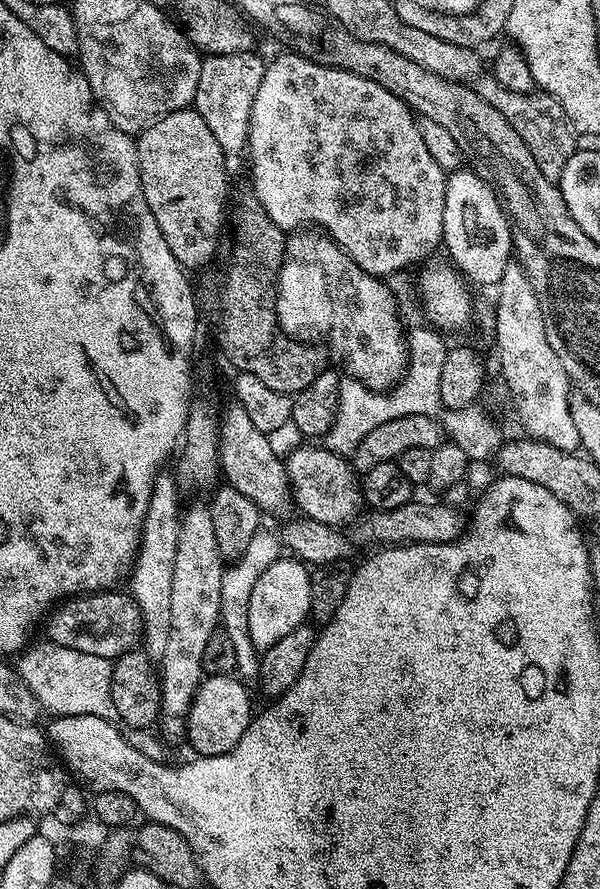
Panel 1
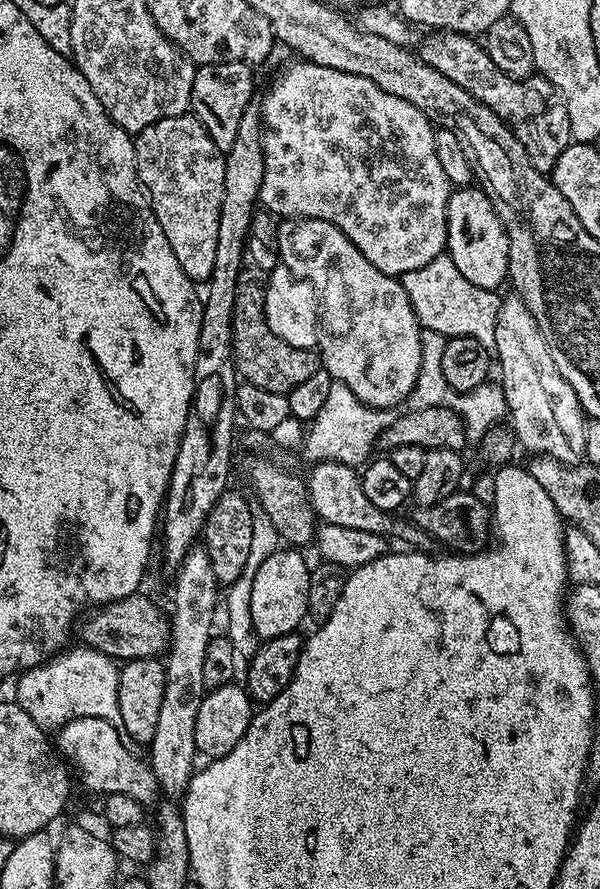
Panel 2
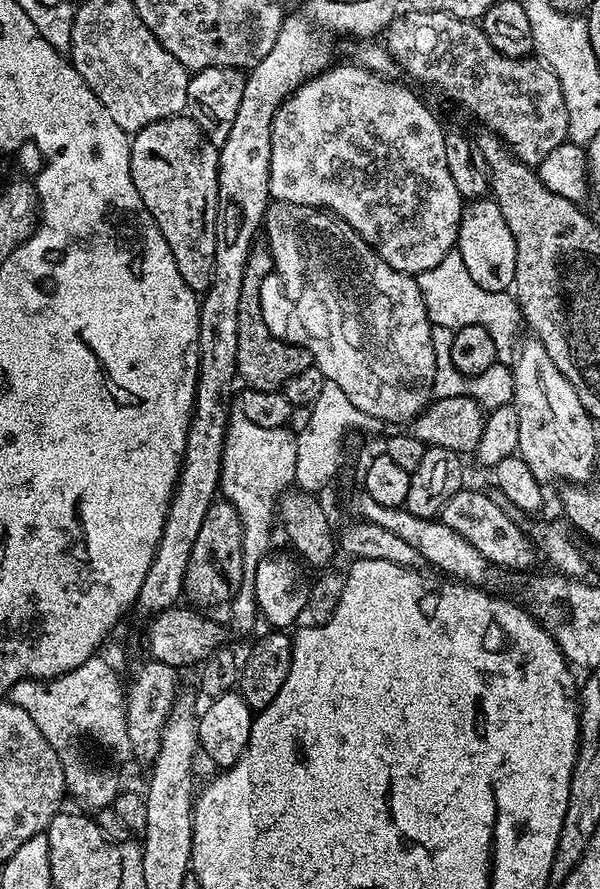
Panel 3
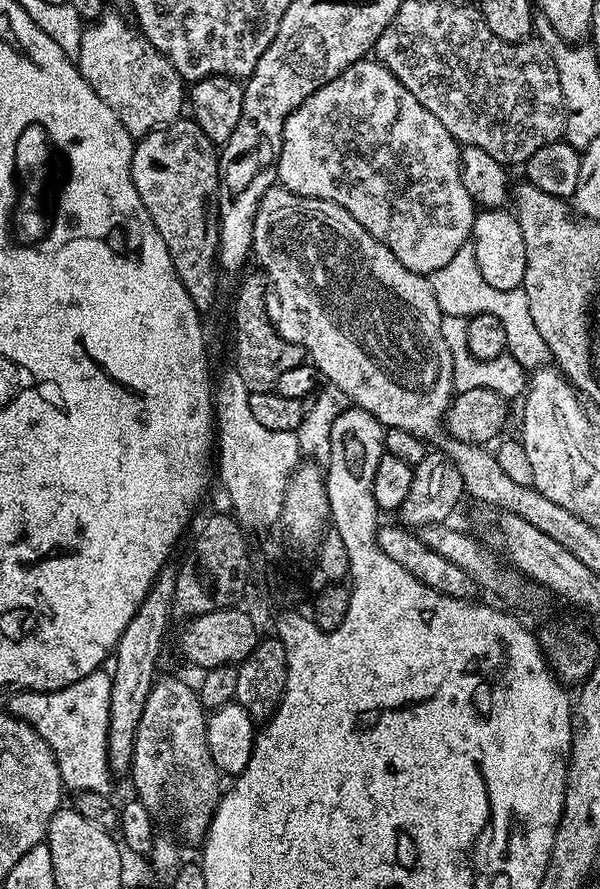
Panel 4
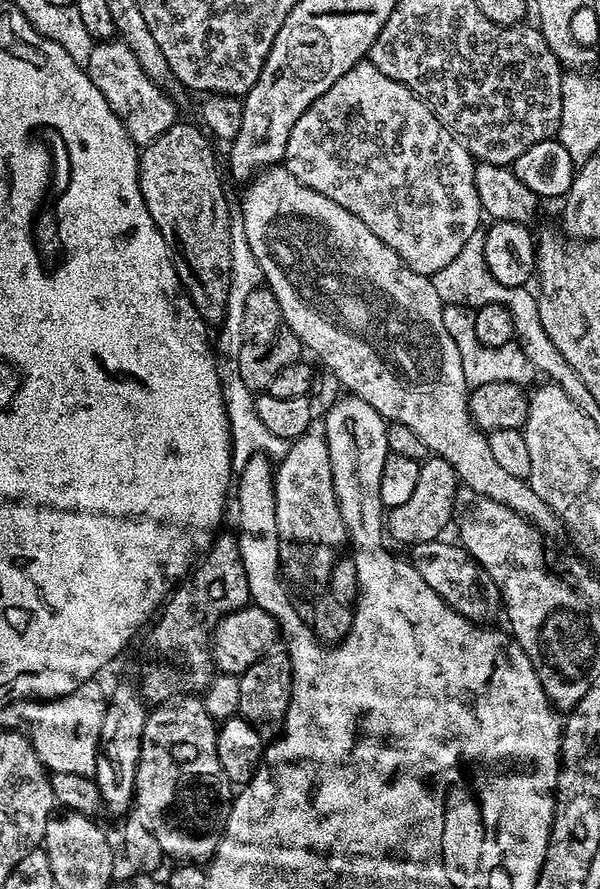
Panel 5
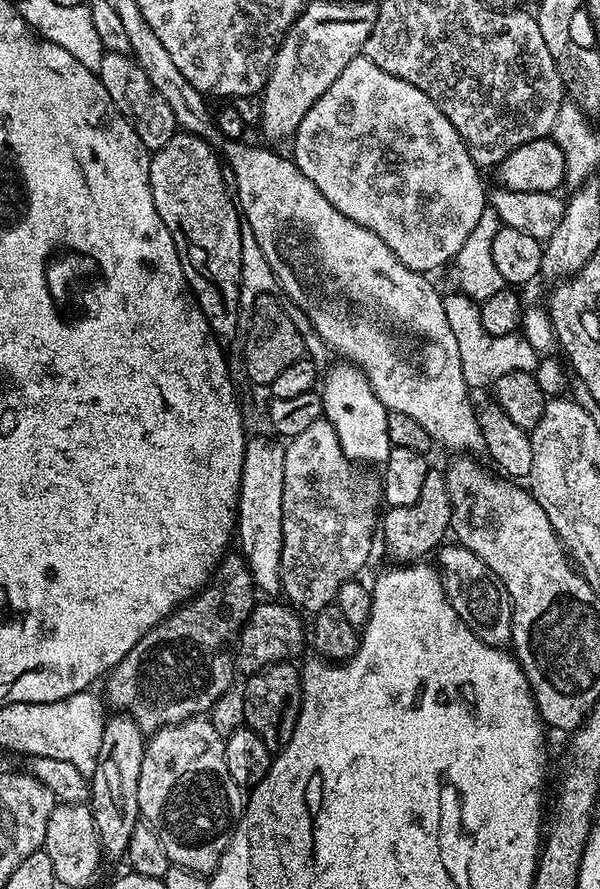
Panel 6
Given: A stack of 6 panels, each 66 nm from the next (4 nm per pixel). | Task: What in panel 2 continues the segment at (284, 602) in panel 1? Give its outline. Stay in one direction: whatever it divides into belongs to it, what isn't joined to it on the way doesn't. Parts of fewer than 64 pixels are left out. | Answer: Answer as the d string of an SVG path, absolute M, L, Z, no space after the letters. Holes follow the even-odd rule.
M292 546L281 547L262 566L258 566L258 574L254 574L254 587L250 590L250 618L254 618L254 630L261 641L270 638L285 636L297 631L300 623L308 616L308 591L310 590L310 564L304 561L303 551L297 550Z

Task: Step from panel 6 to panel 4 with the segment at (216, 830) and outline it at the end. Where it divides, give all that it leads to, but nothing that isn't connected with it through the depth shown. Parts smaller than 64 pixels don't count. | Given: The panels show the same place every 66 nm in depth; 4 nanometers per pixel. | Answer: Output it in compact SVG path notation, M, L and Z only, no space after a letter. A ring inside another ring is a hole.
M163 676L153 683L152 692L146 698L146 706L142 706L142 718L138 721L138 734L134 738L130 781L136 787L135 799L141 800L147 808L153 810L159 809L159 804L168 803L168 812L176 819L175 831L179 839L199 845L207 836L212 816L220 805L222 774L210 758L206 742L206 709L200 704L199 695L194 691L193 685L191 688L186 681L179 680L176 676Z

